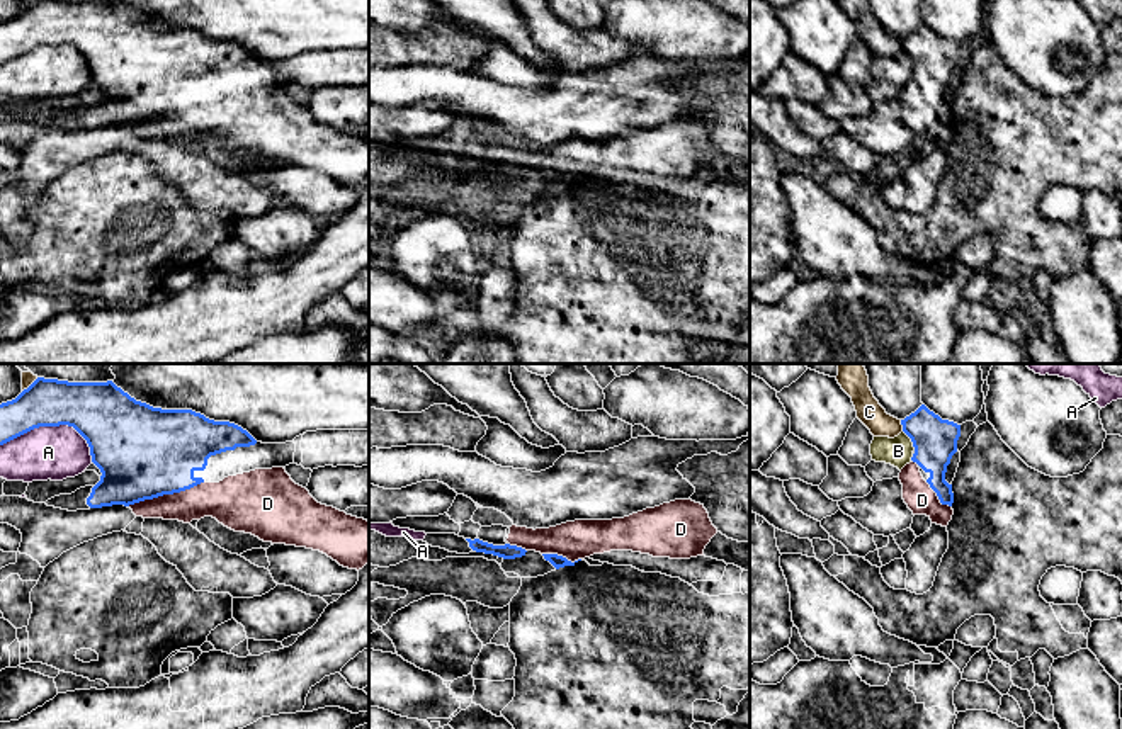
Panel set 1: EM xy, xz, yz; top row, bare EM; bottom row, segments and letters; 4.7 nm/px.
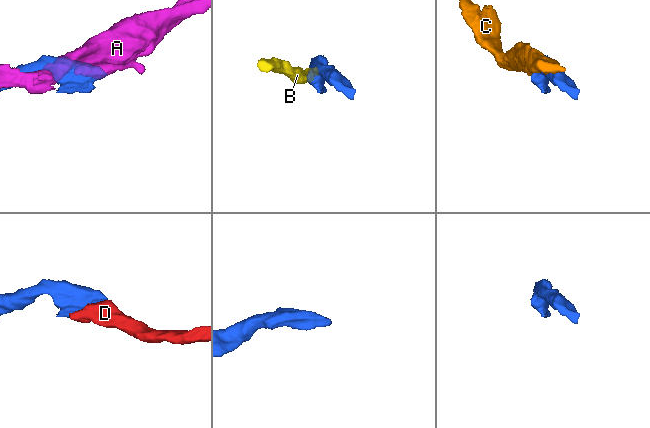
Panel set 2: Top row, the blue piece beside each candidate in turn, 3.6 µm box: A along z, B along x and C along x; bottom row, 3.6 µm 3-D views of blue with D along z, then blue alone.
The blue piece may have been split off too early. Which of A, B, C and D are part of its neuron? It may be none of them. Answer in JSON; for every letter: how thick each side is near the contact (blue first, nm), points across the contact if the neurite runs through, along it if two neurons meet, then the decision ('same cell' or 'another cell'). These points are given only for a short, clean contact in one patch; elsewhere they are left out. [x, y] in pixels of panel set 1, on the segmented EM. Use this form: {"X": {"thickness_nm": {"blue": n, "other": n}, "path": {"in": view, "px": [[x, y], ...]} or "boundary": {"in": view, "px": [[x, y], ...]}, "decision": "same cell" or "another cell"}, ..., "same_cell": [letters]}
{"A": {"thickness_nm": {"blue": 300, "other": 260}, "decision": "another cell"}, "B": {"thickness_nm": {"blue": 200, "other": 140}, "decision": "another cell"}, "C": {"thickness_nm": {"blue": 200, "other": 120}, "decision": "another cell"}, "D": {"thickness_nm": {"blue": 440, "other": 170}, "path": {"in": "xy", "px": [[143, 452], [165, 493], [184, 498], [216, 500]]}, "decision": "same cell"}, "same_cell": ["D"]}

